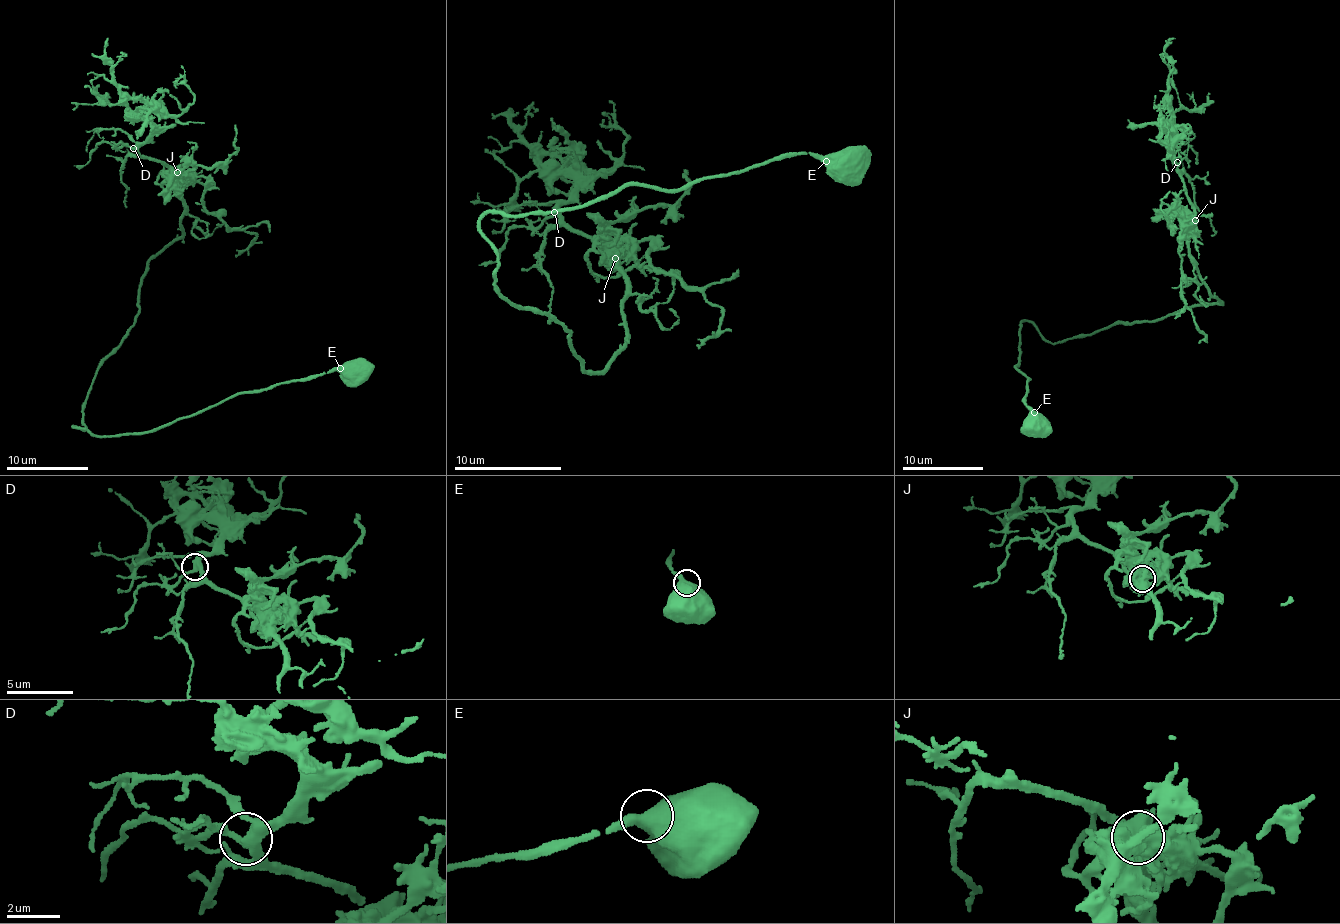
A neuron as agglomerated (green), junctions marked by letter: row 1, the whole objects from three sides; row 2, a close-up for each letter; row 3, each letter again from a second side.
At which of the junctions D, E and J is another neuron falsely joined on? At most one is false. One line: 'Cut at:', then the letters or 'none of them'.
Cut at: none of them

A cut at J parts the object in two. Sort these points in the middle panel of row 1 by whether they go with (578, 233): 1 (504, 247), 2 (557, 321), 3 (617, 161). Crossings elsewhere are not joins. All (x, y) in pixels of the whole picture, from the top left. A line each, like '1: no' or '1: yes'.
1: yes
2: no
3: yes

